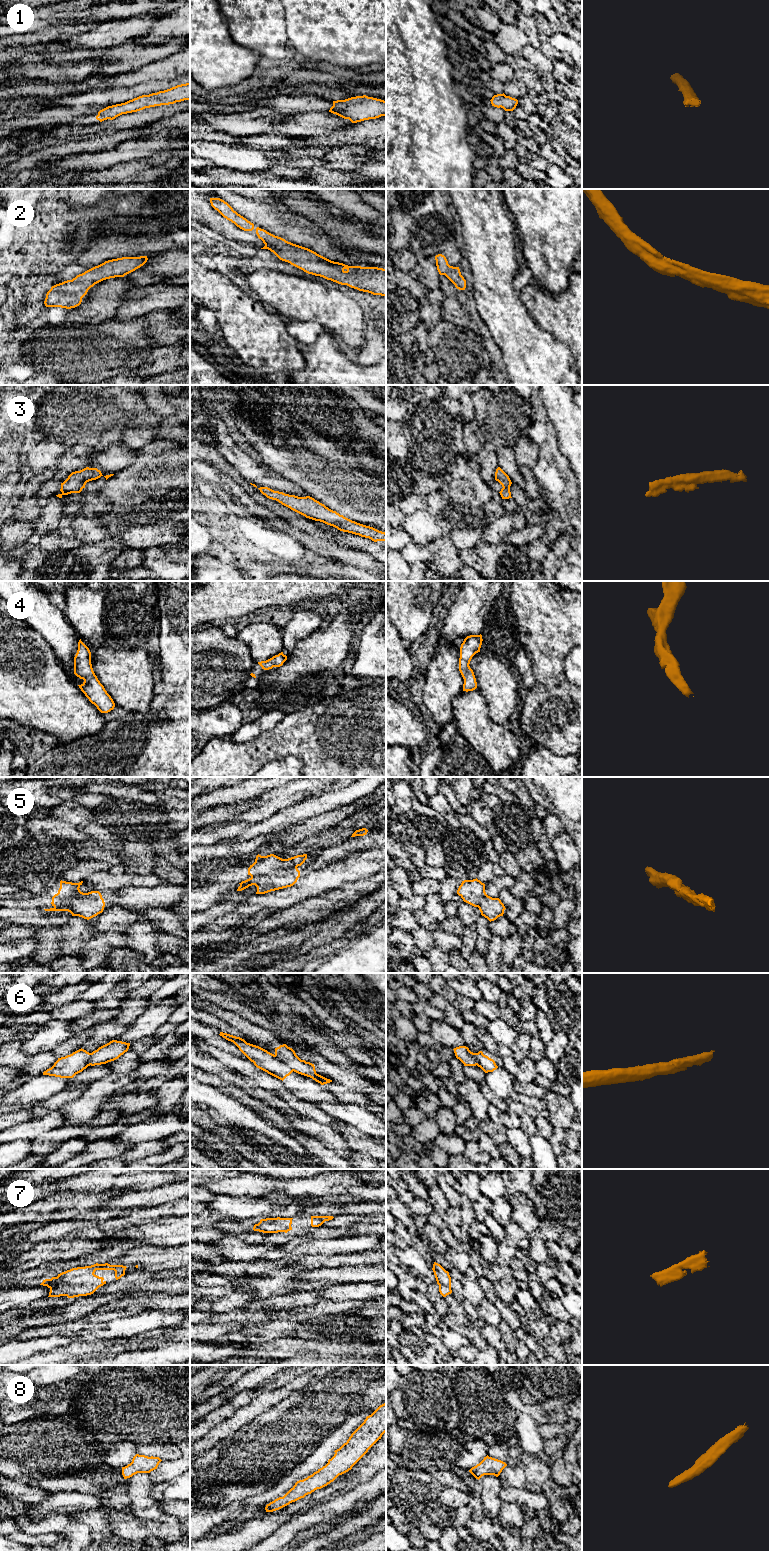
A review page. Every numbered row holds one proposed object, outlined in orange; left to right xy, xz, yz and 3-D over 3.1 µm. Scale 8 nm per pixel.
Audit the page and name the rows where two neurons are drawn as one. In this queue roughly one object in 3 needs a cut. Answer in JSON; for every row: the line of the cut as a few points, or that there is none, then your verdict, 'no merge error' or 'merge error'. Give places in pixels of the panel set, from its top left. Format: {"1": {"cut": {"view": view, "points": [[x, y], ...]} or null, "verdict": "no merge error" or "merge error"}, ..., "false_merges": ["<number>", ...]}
{"1": {"cut": null, "verdict": "no merge error"}, "2": {"cut": null, "verdict": "no merge error"}, "3": {"cut": null, "verdict": "no merge error"}, "4": {"cut": null, "verdict": "no merge error"}, "5": {"cut": {"view": "xz", "points": [[296, 866], [281, 868], [251, 877]]}, "verdict": "merge error"}, "6": {"cut": {"view": "xz", "points": [[275, 1054], [292, 1071]]}, "verdict": "merge error"}, "7": {"cut": null, "verdict": "no merge error"}, "8": {"cut": null, "verdict": "no merge error"}, "false_merges": ["5", "6"]}

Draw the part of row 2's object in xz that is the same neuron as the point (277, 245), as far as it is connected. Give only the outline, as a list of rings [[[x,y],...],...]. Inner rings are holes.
[[[259,227],[256,228],[256,234],[265,244],[261,249],[270,250],[280,260],[288,262],[308,274],[320,276],[373,295],[386,296],[386,269],[348,266],[334,262]]]

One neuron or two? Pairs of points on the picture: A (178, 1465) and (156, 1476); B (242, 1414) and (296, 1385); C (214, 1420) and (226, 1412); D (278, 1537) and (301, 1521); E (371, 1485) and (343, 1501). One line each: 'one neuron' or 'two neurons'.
A: one neuron
B: one neuron
C: one neuron
D: one neuron
E: one neuron

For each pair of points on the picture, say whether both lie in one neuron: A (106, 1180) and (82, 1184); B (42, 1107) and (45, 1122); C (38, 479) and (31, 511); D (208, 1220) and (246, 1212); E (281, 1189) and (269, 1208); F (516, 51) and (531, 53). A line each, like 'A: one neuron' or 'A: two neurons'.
A: one neuron
B: two neurons
C: one neuron
D: two neurons
E: two neurons
F: two neurons

